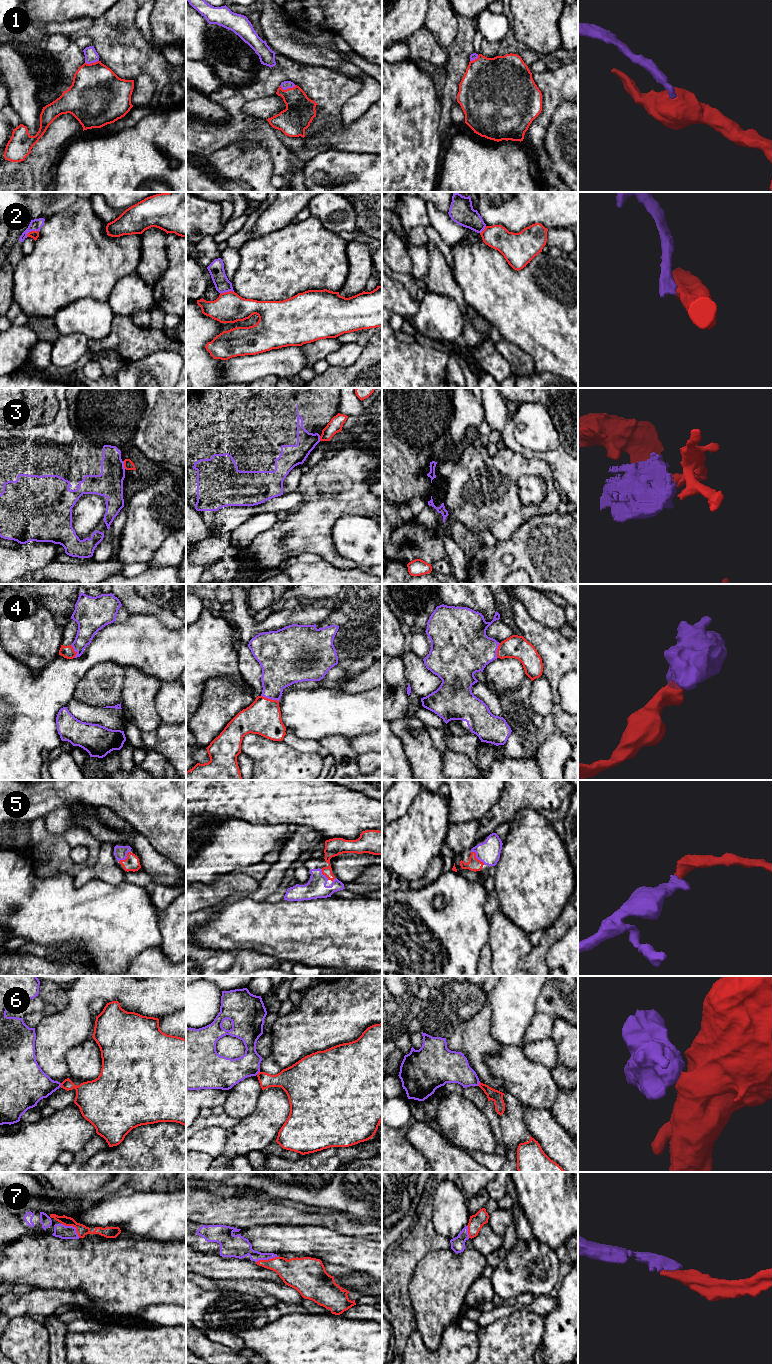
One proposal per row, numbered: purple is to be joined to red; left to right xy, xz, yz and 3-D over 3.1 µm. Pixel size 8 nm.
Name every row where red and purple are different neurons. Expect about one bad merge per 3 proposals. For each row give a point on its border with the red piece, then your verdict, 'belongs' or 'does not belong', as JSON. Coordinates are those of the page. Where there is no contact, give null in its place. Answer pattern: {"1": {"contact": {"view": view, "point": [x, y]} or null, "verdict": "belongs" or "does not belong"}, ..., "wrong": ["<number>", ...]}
{"1": {"contact": {"view": "xz", "point": [288, 88]}, "verdict": "belongs"}, "2": {"contact": {"view": "xy", "point": [31, 231]}, "verdict": "does not belong"}, "3": {"contact": {"view": "xy", "point": [124, 465]}, "verdict": "does not belong"}, "4": {"contact": {"view": "xz", "point": [270, 699]}, "verdict": "belongs"}, "5": {"contact": {"view": "yz", "point": [475, 857]}, "verdict": "belongs"}, "6": {"contact": {"view": "xy", "point": [61, 1085]}, "verdict": "does not belong"}, "7": {"contact": {"view": "xy", "point": [73, 1226]}, "verdict": "belongs"}, "wrong": ["2", "3", "6"]}

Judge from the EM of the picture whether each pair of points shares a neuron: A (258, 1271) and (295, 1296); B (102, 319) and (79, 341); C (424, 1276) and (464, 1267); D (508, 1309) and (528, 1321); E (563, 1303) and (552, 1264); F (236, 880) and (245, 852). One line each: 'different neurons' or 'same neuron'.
A: different neurons
B: different neurons
C: same neuron
D: different neurons
E: different neurons
F: different neurons

